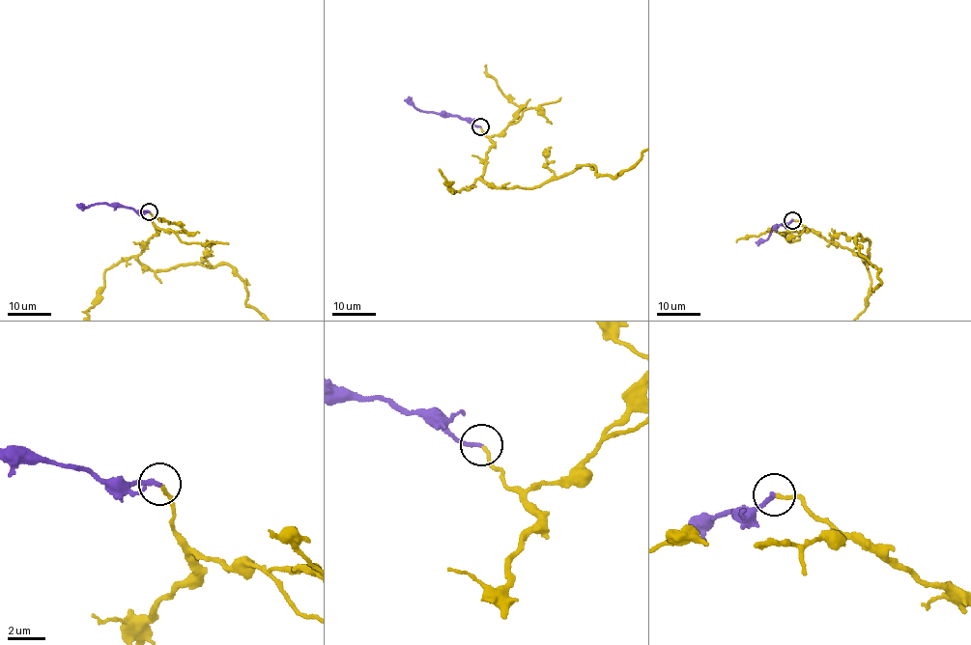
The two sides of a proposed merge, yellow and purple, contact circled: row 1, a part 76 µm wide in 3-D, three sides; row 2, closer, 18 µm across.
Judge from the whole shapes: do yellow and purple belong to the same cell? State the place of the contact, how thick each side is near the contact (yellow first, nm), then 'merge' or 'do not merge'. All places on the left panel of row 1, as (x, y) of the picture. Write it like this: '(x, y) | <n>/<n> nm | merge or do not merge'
(149, 211) | 190/240 nm | merge

